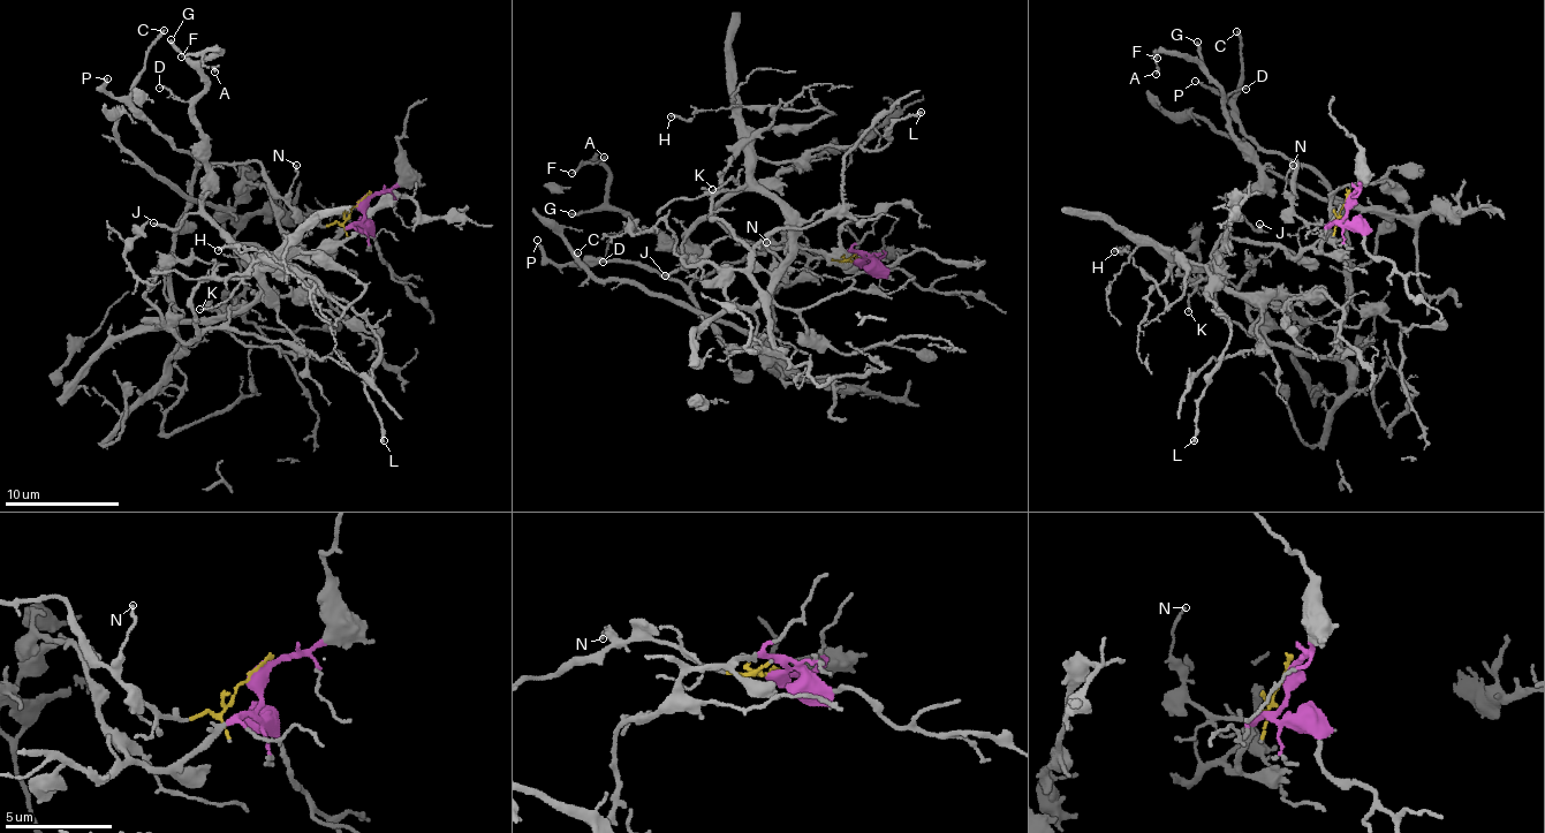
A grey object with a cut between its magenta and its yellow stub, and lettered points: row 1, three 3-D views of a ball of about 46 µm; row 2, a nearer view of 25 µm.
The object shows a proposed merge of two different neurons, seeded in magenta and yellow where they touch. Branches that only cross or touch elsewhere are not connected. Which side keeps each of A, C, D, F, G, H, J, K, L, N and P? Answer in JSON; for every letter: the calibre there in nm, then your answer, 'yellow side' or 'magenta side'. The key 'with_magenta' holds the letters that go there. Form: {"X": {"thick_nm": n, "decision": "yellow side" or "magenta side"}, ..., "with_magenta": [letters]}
{"A": {"thick_nm": 150, "decision": "magenta side"}, "C": {"thick_nm": 180, "decision": "yellow side"}, "D": {"thick_nm": 100, "decision": "magenta side"}, "F": {"thick_nm": 160, "decision": "magenta side"}, "G": {"thick_nm": 200, "decision": "magenta side"}, "H": {"thick_nm": 150, "decision": "magenta side"}, "J": {"thick_nm": 200, "decision": "magenta side"}, "K": {"thick_nm": 90, "decision": "magenta side"}, "L": {"thick_nm": 220, "decision": "magenta side"}, "N": {"thick_nm": 140, "decision": "yellow side"}, "P": {"thick_nm": 180, "decision": "yellow side"}, "with_magenta": ["A", "D", "F", "G", "H", "J", "K", "L"]}

